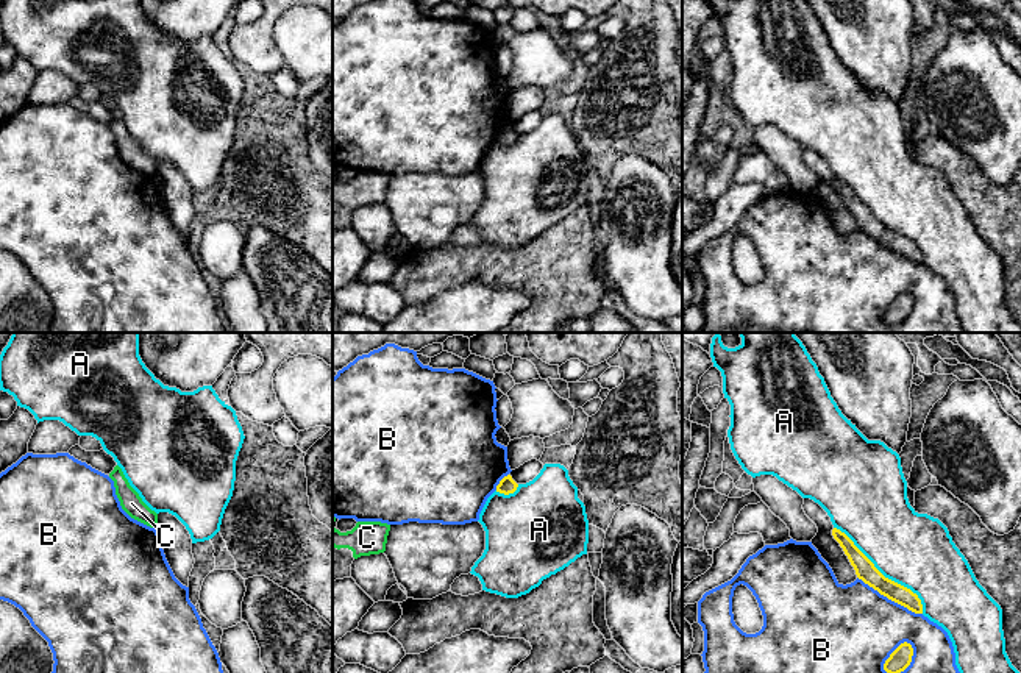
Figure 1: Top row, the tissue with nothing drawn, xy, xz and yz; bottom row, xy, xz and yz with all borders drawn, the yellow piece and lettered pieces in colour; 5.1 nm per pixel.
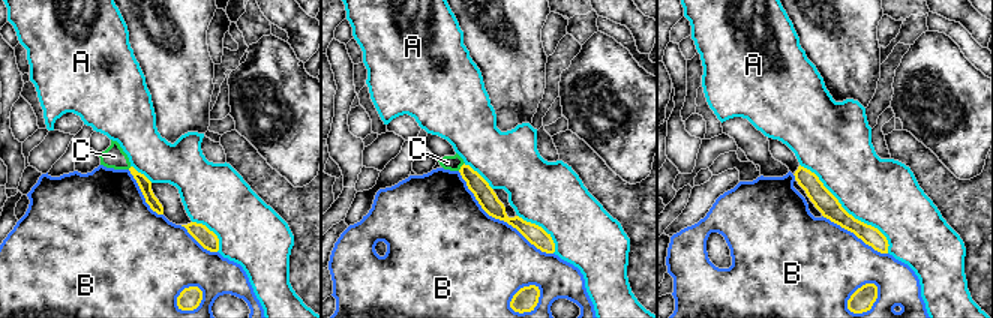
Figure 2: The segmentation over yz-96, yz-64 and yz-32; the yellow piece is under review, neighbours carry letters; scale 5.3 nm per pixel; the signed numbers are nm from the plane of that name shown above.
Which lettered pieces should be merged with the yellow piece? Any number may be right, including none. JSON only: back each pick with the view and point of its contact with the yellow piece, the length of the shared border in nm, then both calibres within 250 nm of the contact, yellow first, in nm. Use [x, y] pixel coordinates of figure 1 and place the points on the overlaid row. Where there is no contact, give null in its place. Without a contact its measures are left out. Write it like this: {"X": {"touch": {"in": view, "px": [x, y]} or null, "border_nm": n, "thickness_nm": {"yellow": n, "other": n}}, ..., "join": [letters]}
{"join": []}

